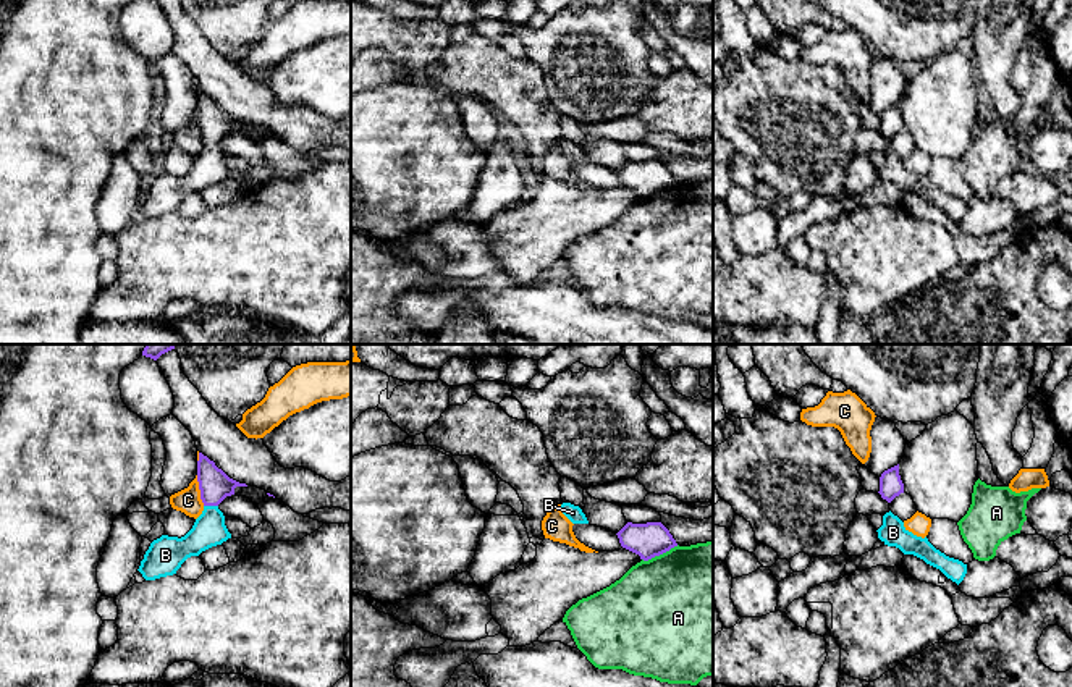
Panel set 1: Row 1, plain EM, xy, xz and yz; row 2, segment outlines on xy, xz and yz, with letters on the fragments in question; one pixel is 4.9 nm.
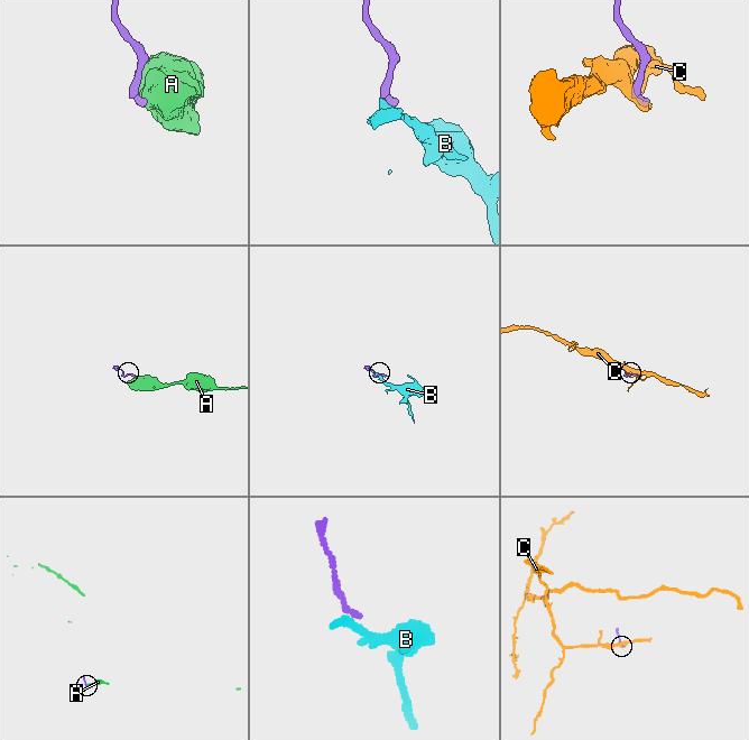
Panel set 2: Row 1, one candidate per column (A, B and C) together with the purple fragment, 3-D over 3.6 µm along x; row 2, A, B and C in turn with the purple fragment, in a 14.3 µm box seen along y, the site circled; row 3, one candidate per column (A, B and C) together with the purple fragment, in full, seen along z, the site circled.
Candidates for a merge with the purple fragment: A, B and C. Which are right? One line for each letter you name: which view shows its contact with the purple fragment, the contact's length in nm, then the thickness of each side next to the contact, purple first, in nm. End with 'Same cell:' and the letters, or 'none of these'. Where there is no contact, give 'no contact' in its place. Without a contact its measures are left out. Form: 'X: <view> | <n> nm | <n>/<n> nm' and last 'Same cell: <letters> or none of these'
B: xy | 70 nm | 160/160 nm
Same cell: B

